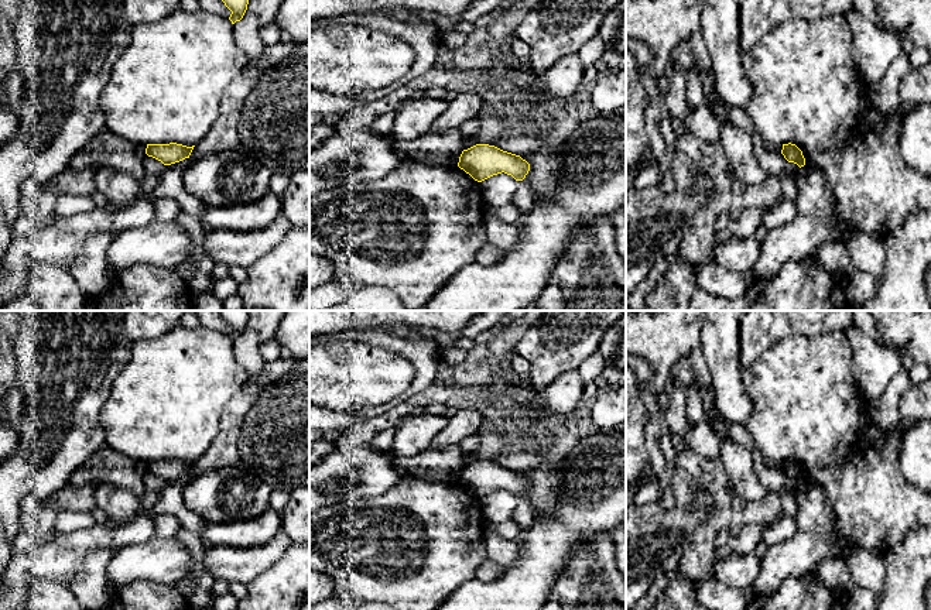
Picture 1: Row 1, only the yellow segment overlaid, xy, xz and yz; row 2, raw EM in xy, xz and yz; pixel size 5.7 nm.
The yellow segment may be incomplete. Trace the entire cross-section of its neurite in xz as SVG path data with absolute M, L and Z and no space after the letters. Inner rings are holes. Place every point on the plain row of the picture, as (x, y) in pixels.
M476 460L463 466L458 483L478 498L502 489L523 497L530 487L530 480L520 472L489 460Z

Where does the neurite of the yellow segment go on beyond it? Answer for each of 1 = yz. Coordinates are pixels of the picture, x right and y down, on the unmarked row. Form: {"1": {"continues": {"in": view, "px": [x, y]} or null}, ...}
{"1": {"continues": null}}

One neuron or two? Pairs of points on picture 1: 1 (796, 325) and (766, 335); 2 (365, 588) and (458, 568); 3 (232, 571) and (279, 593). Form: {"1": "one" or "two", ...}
{"1": "one", "2": "one", "3": "two"}

